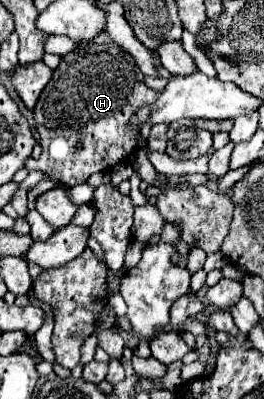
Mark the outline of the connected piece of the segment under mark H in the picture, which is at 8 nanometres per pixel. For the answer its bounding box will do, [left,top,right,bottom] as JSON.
[25,41,159,187]

